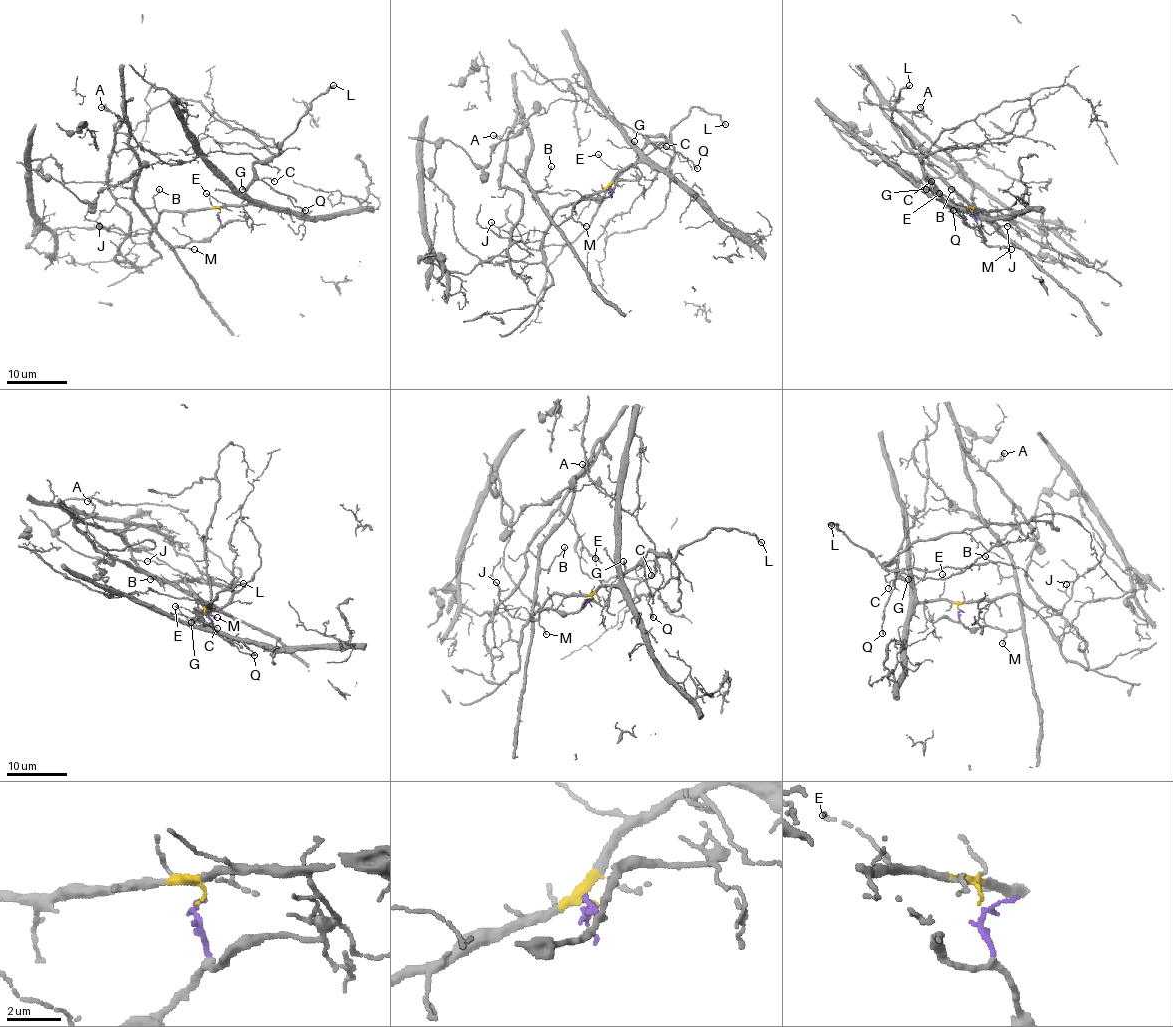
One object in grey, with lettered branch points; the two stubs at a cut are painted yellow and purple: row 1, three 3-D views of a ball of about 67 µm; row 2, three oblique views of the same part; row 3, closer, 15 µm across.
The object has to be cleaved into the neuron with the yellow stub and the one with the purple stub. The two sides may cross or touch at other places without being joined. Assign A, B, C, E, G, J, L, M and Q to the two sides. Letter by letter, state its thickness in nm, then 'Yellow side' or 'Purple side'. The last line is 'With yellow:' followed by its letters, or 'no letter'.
A: Thickness 160 nm. Purple side
B: Thickness 110 nm. Purple side
C: Thickness 90 nm. Yellow side
E: Thickness 120 nm. Yellow side
G: Thickness 160 nm. Yellow side
J: Thickness 90 nm. Yellow side
L: Thickness 200 nm. Yellow side
M: Thickness 140 nm. Purple side
Q: Thickness 160 nm. Yellow side
With yellow: C, E, G, J, L, Q

